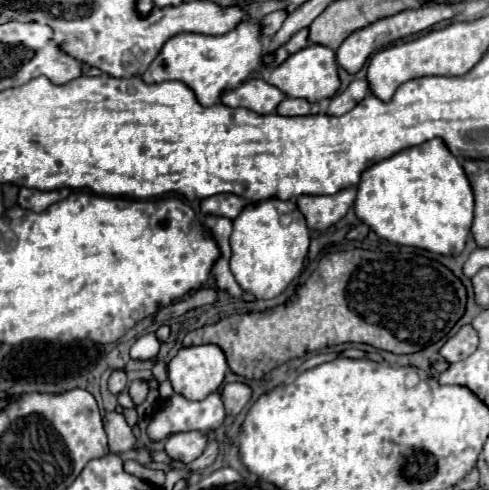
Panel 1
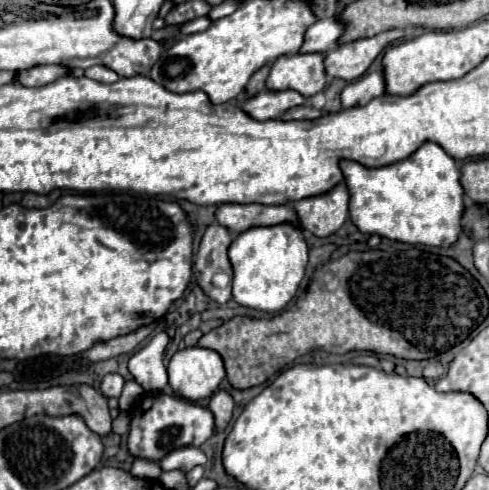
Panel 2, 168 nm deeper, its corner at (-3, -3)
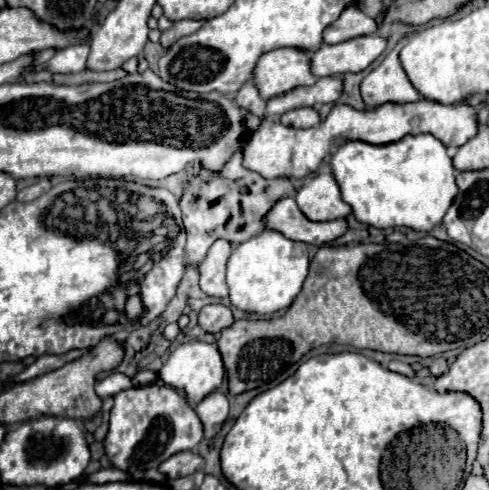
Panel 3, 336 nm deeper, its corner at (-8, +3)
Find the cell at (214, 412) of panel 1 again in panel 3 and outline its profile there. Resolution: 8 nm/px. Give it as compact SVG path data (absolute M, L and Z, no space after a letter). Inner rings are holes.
M168 385L128 387L114 395L114 407L110 409L108 435L104 439L104 451L112 467L134 473L156 469L164 459L180 451L192 451L202 441L202 425L194 409L188 407L184 397Z

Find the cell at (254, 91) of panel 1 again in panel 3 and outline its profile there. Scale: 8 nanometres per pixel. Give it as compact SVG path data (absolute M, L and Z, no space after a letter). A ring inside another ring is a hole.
M320 77L310 87L296 87L284 95L272 97L266 103L266 117L282 115L298 107L318 107L324 103L336 103L342 95L342 77Z

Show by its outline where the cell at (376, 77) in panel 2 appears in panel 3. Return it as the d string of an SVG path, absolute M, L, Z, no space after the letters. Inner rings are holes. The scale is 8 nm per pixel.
M405 35L388 53L388 57L364 77L360 85L360 93L368 109L374 109L384 103L414 103L424 99L414 89L414 85L410 83L408 75L404 73L400 65L399 52L407 43L408 38L409 36Z

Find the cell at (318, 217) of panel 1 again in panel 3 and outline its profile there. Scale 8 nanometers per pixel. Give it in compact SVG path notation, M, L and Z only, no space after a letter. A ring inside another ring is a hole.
M322 171L306 181L296 195L296 205L310 221L332 221L350 213L350 207L342 201L338 183L330 171Z

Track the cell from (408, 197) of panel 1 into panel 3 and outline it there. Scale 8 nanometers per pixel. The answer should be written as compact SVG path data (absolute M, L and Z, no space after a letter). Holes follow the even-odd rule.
M430 133L420 135L404 135L394 143L372 145L366 141L346 141L336 147L328 161L332 175L340 187L342 199L352 207L354 217L360 223L386 229L386 227L412 227L416 231L430 231L434 225L440 225L448 205L452 205L452 197L456 197L456 169L452 159L446 153L446 147L440 139Z

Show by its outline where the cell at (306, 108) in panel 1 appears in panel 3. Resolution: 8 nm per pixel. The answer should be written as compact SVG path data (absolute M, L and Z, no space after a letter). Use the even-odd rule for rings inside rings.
M302 107L302 109L292 109L284 113L280 123L286 127L294 127L294 129L308 129L308 127L316 127L320 123L320 117L316 109Z

